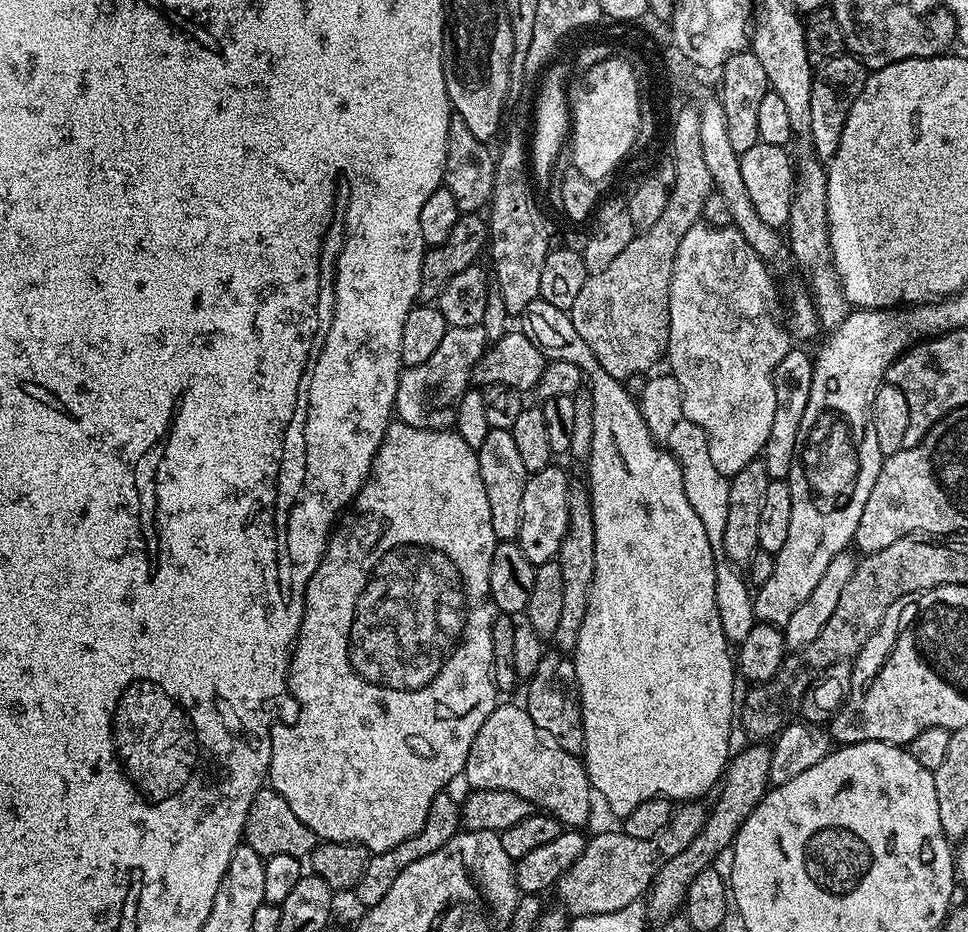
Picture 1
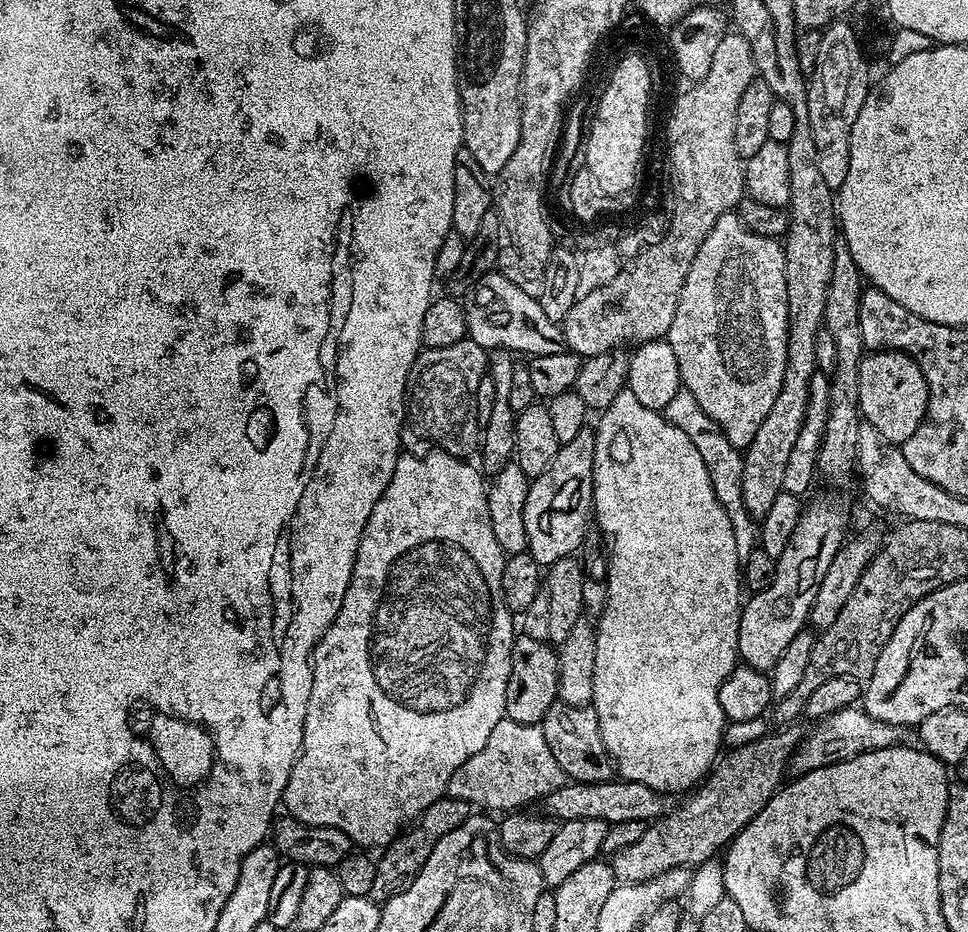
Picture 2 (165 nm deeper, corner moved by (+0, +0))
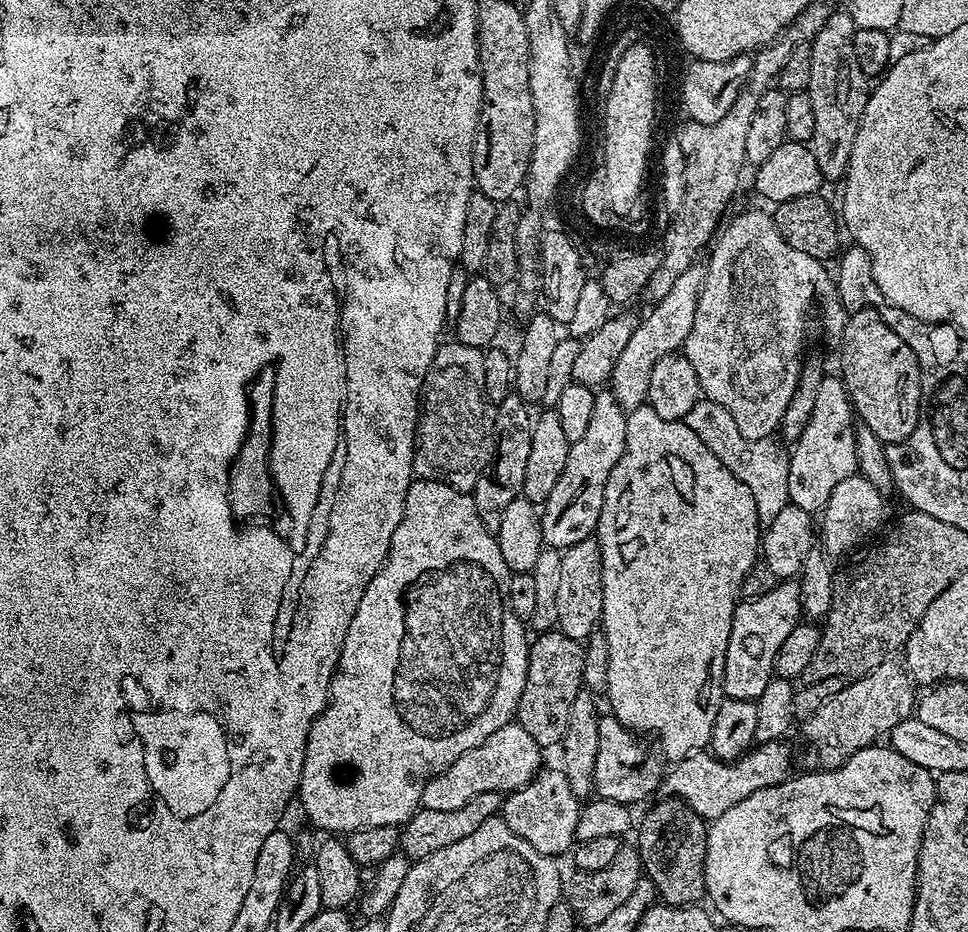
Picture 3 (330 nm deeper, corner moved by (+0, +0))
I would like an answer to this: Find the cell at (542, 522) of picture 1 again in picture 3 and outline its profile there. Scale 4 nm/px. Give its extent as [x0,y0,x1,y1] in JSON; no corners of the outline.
[540,390,628,549]

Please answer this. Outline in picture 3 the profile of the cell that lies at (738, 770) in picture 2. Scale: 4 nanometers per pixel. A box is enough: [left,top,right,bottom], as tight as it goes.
[802,658,918,769]

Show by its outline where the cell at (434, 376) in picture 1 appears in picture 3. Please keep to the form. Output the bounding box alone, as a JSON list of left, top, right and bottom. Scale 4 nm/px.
[412,342,496,493]

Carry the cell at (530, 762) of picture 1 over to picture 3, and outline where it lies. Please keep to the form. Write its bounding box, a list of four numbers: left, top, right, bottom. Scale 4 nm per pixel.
[421,722,542,810]

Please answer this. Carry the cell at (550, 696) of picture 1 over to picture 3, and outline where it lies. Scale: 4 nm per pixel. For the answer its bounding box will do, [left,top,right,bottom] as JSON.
[592,714,661,806]

